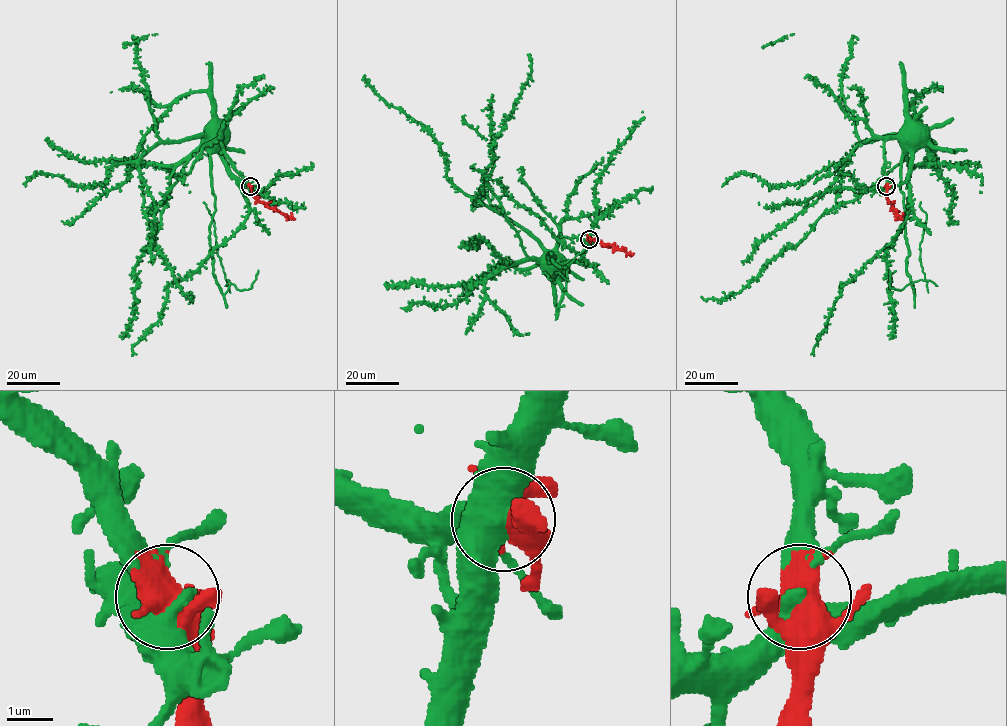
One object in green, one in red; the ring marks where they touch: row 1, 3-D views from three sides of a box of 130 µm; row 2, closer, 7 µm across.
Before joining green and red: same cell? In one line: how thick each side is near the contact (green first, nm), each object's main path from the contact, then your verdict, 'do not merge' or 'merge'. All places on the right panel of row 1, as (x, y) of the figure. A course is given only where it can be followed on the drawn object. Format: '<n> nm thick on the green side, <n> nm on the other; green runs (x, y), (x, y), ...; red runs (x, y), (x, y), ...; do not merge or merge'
360 nm thick on the green side, 480 nm on the other; green runs (886, 186), (906, 179), (908, 148), (900, 162), (854, 199), (827, 210), (739, 292), (720, 299), (701, 297); red runs (886, 186), (886, 198), (900, 217), (902, 212); merge

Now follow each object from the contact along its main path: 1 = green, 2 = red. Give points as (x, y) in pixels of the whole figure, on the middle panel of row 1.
1: (589, 239), (585, 253), (569, 263), (531, 259), (485, 177), (494, 139), (530, 73), (526, 54)
2: (588, 239), (613, 245), (629, 255)

